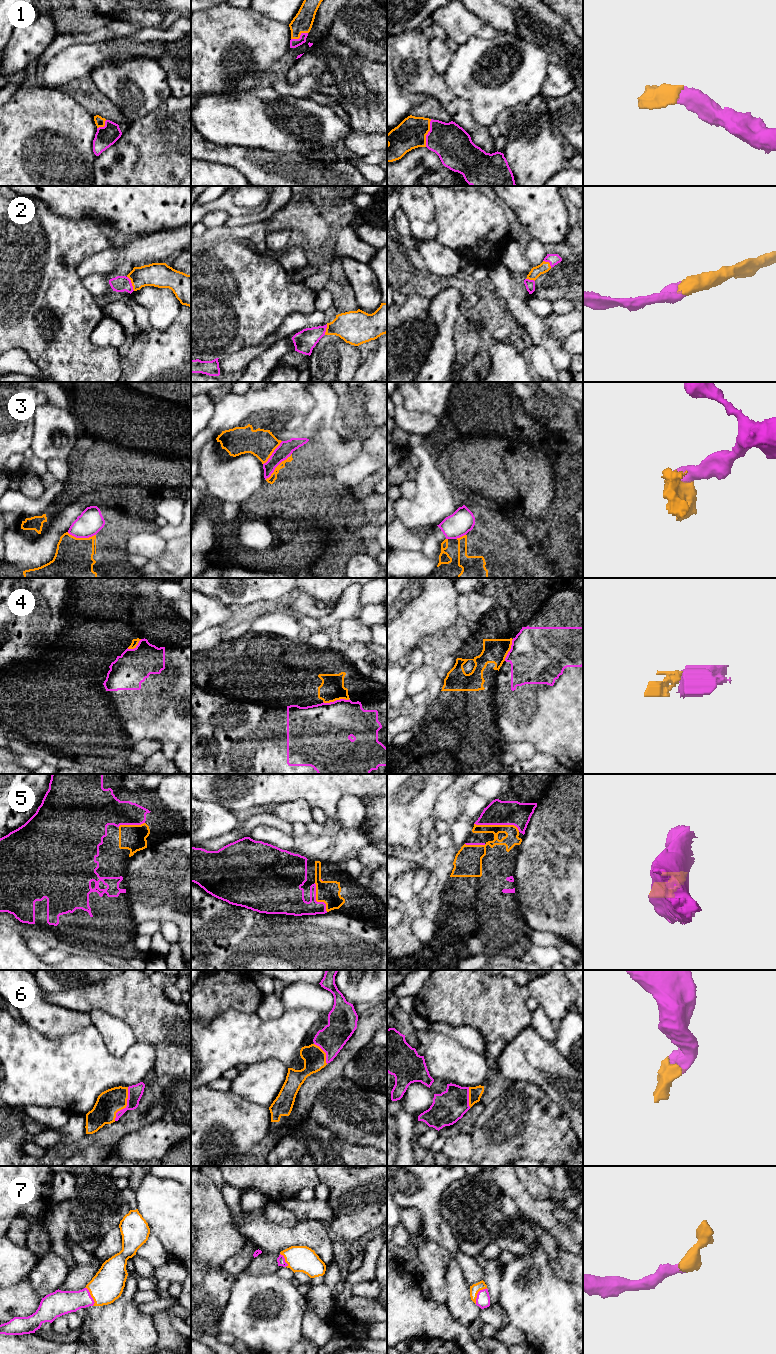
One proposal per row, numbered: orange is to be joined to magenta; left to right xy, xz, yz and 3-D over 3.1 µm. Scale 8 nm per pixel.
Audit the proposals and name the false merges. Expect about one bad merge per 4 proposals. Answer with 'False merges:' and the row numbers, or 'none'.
False merges: 3, 4

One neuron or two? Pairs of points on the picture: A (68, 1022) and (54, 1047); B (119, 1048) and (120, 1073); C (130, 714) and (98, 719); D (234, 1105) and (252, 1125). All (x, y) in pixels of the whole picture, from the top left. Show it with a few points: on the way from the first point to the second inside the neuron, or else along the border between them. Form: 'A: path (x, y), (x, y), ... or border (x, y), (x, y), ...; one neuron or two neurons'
A: border (81, 1029), (54, 1038), (48, 1038), (37, 1031); two neurons
B: border (103, 1039), (114, 1055), (122, 1055), (137, 1041); two neurons
C: border (109, 694), (108, 698), (114, 712), (129, 737); two neurons
D: path (237, 1110), (247, 1120); one neuron

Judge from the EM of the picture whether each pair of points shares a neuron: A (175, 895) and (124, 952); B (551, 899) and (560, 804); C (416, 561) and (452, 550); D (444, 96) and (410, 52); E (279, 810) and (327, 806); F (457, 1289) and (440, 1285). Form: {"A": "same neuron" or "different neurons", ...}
{"A": "different neurons", "B": "same neuron", "C": "different neurons", "D": "same neuron", "E": "different neurons", "F": "different neurons"}

